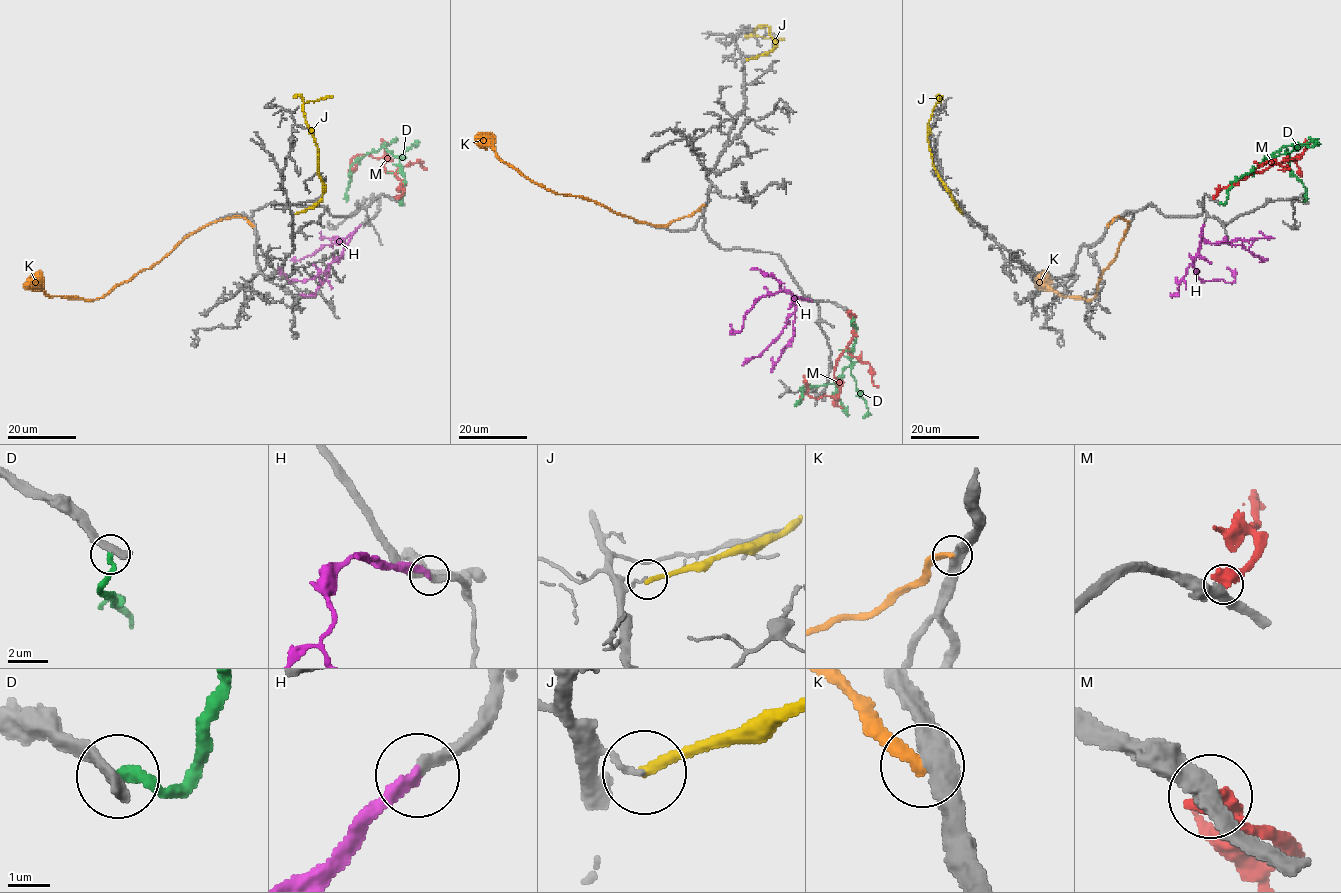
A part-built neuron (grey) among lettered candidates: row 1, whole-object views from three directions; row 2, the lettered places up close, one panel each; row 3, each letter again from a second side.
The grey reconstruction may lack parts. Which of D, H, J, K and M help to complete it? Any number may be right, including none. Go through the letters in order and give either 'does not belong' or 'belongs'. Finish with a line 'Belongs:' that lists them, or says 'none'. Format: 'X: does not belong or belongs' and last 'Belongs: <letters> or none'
D: does not belong
H: belongs
J: does not belong
K: does not belong
M: does not belong
Belongs: H

